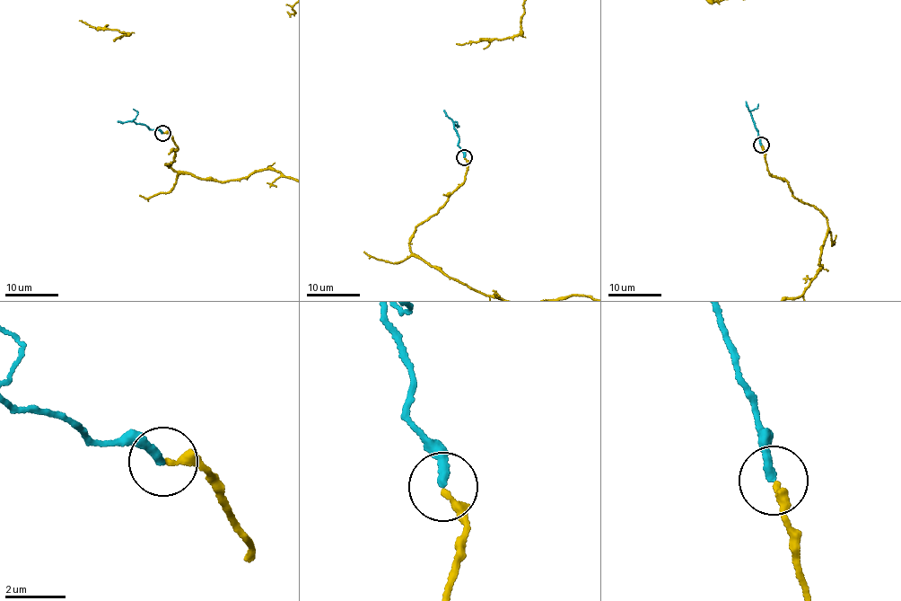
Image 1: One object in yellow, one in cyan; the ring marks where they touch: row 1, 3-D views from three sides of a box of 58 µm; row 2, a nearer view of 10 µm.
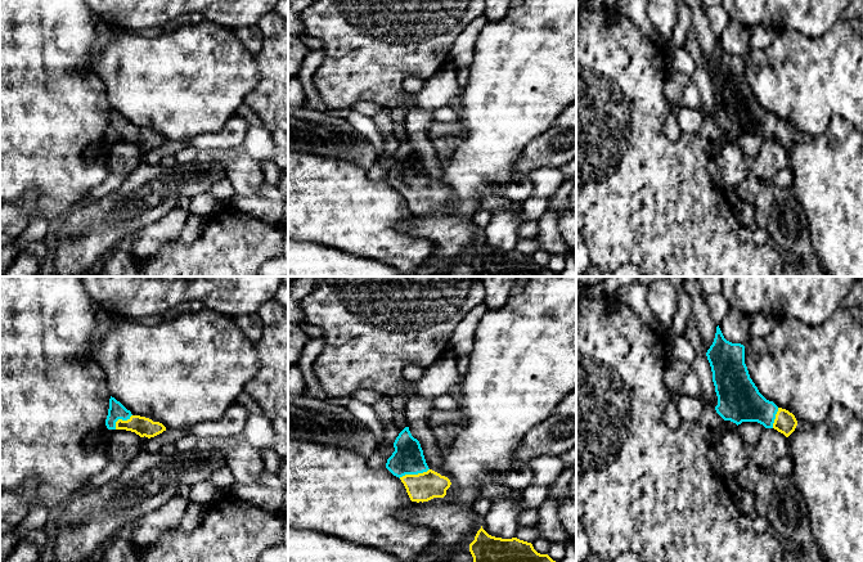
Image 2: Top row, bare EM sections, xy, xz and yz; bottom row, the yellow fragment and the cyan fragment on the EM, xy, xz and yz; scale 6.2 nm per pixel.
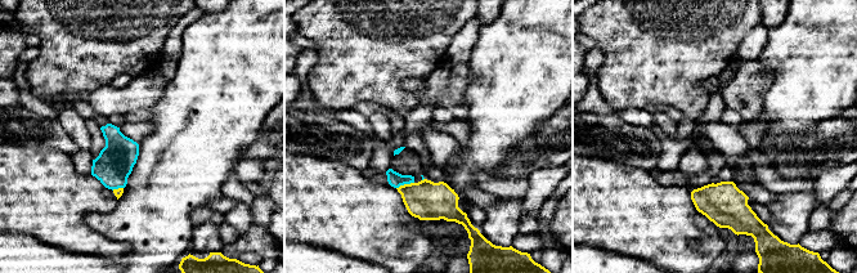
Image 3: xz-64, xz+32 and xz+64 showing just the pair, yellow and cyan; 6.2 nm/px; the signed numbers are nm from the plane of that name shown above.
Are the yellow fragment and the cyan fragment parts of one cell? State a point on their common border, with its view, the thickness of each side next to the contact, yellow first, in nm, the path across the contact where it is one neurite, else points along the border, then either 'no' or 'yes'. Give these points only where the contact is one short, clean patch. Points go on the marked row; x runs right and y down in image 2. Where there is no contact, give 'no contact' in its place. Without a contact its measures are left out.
contact xz (413, 475); calibres 180 and 200 nm; way xz (425, 486), (413, 475), (408, 458); yes

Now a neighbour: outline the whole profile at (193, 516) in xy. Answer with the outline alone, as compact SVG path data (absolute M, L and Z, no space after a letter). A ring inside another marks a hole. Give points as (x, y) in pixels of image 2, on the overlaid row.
M190 503L179 523L179 529L181 531L190 532L201 525L202 520L202 505L198 505L197 503Z

